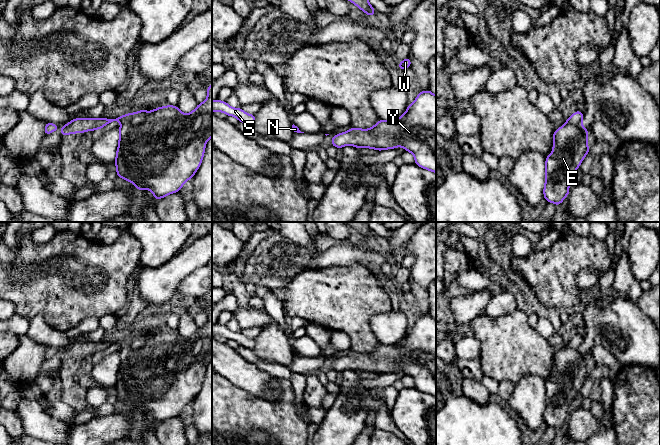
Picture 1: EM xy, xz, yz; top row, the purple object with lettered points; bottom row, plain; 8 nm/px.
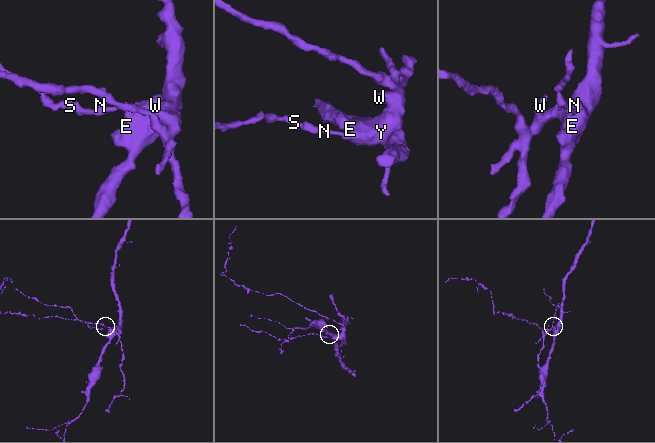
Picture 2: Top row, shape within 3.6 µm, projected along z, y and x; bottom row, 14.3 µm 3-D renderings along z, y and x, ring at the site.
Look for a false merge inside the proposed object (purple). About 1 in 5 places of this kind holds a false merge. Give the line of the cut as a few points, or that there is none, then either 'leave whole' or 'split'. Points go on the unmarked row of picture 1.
no cut | leave whole

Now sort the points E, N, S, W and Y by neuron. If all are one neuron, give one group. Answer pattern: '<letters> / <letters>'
E N S W Y

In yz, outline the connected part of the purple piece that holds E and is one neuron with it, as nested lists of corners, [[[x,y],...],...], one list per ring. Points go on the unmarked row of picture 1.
[[[575,335],[570,342],[566,343],[563,350],[554,355],[553,374],[550,379],[546,380],[543,418],[547,426],[554,427],[556,430],[568,420],[570,405],[584,381],[589,378],[587,364],[589,356],[587,352],[582,350],[582,343],[583,335]]]

